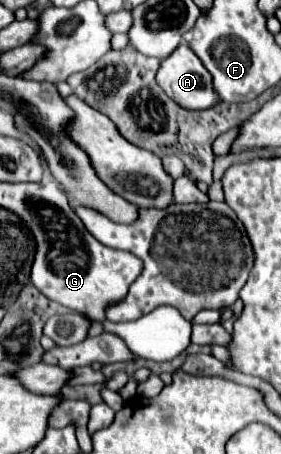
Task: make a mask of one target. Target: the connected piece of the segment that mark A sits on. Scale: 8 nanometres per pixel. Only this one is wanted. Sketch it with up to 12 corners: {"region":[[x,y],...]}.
{"region":[[184,43],[156,81],[186,109],[218,103],[210,73]]}

